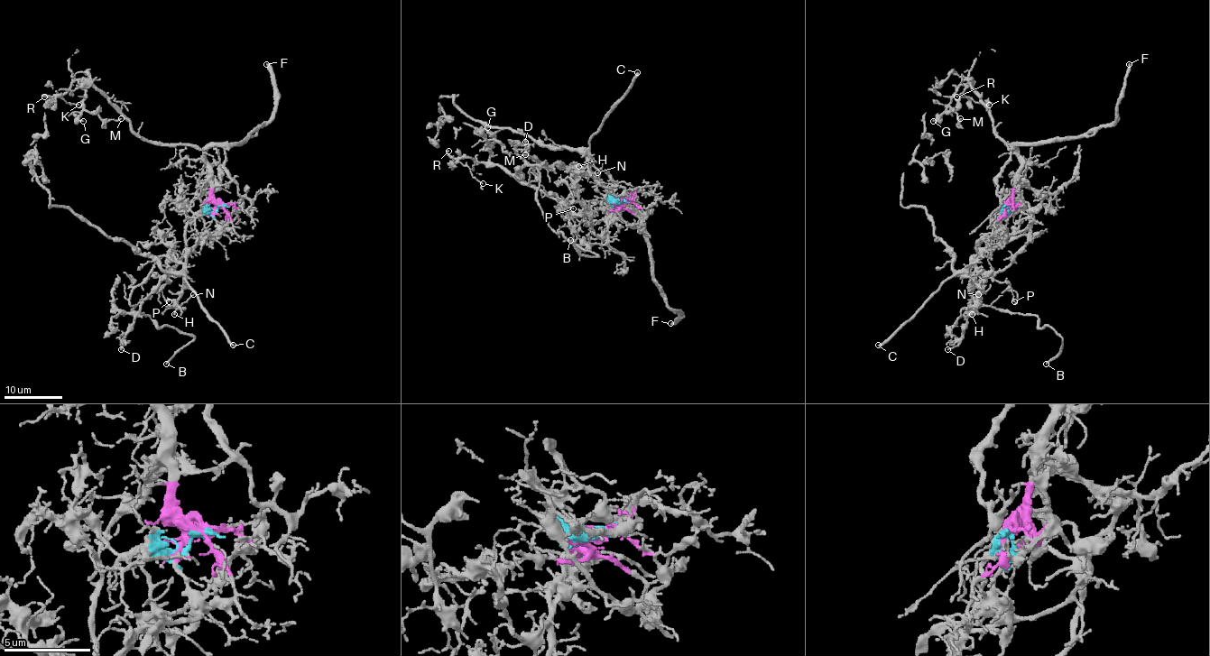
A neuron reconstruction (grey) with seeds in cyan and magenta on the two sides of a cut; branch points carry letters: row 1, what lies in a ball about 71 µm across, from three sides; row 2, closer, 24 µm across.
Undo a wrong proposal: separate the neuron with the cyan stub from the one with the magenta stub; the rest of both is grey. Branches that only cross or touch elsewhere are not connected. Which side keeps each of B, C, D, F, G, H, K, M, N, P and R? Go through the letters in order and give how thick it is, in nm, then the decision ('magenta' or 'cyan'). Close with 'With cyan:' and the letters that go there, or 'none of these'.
B: calibre 140 nm; cyan
C: calibre 280 nm; cyan
D: calibre 140 nm; cyan
F: calibre 400 nm; magenta
G: calibre 120 nm; magenta
H: calibre 110 nm; cyan
K: calibre 120 nm; magenta
M: calibre 100 nm; magenta
N: calibre 110 nm; cyan
P: calibre 140 nm; cyan
R: calibre 130 nm; magenta
With cyan: B, C, D, H, N, P

